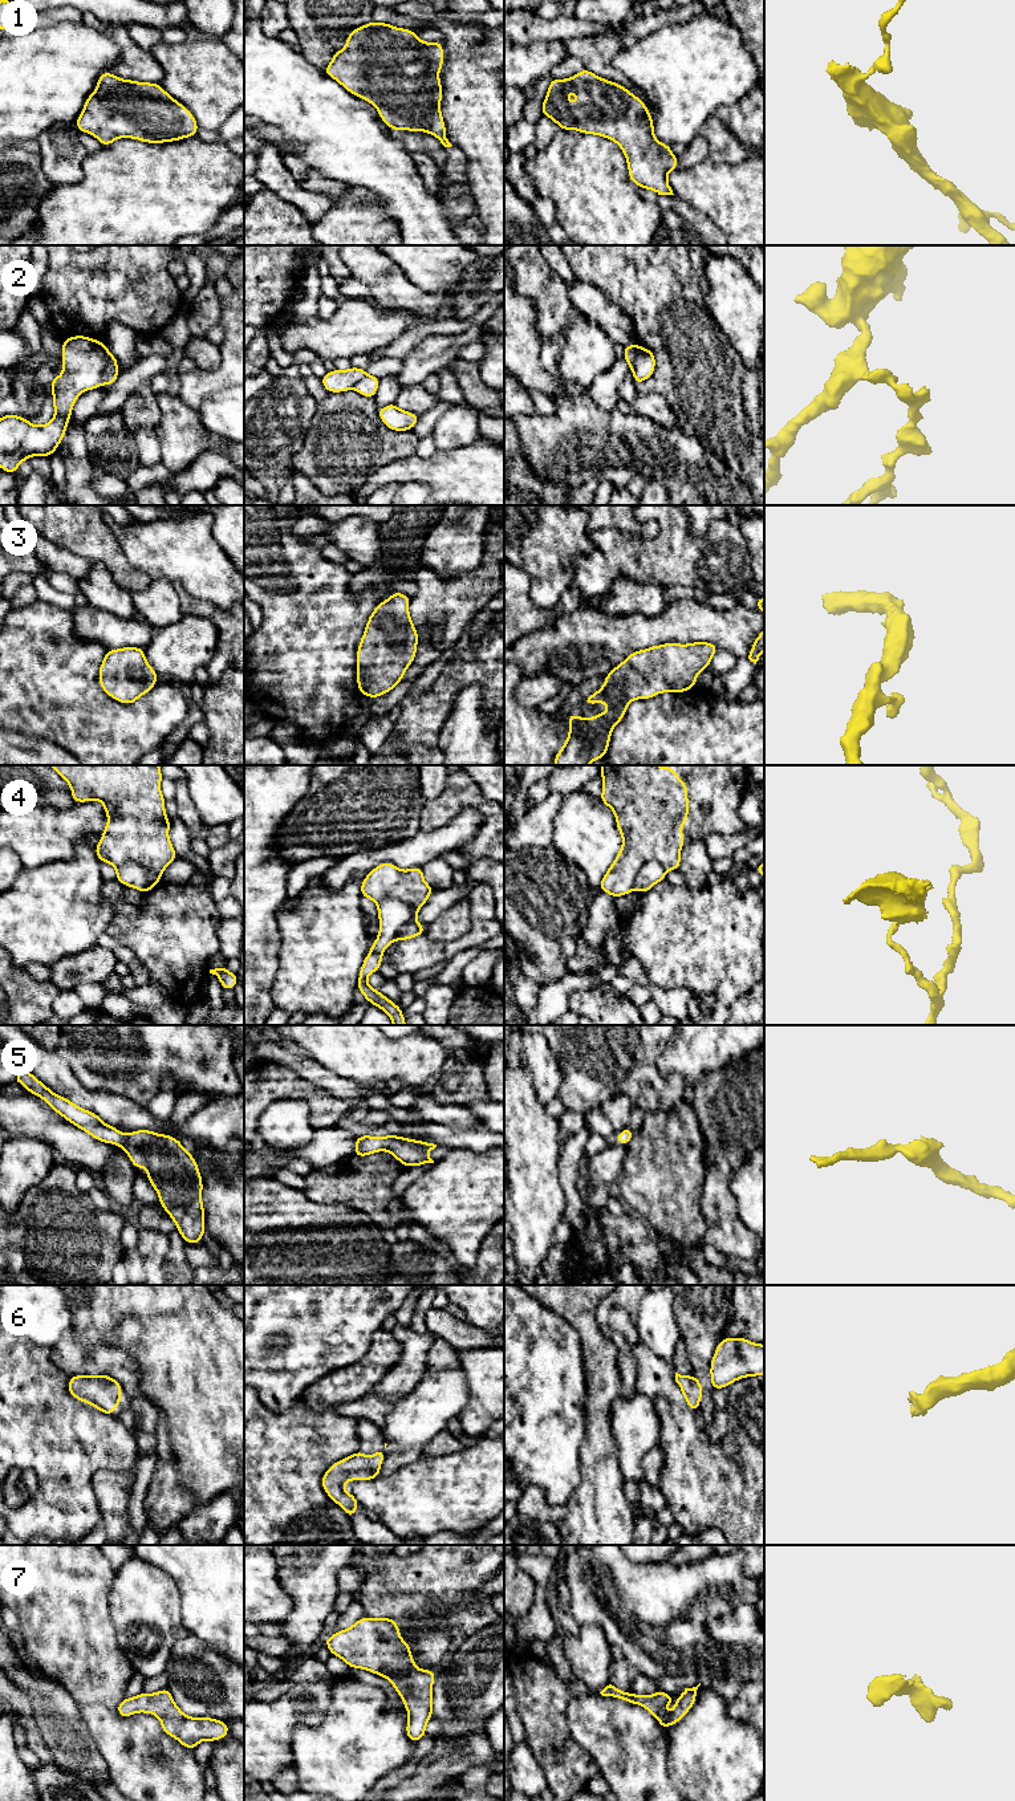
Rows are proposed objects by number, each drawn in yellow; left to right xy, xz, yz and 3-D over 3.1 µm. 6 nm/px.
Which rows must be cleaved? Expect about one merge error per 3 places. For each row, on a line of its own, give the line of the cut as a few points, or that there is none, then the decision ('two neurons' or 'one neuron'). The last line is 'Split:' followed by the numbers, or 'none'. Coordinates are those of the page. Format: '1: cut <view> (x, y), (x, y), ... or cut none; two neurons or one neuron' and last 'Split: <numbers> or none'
1: cut none; one neuron
2: cut xy (106, 349), (101, 374), (102, 382); two neurons
3: cut none; one neuron
4: cut xz (382, 898), (398, 898), (413, 911), (396, 939); two neurons
5: cut none; one neuron
6: cut none; one neuron
7: cut none; one neuron
Split: 2, 4

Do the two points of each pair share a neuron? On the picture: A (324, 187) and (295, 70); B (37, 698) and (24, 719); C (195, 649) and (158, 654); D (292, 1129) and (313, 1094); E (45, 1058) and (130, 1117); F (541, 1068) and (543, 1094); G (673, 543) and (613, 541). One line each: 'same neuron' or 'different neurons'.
A: different neurons
B: same neuron
C: same neuron
D: different neurons
E: same neuron
F: same neuron
G: same neuron

